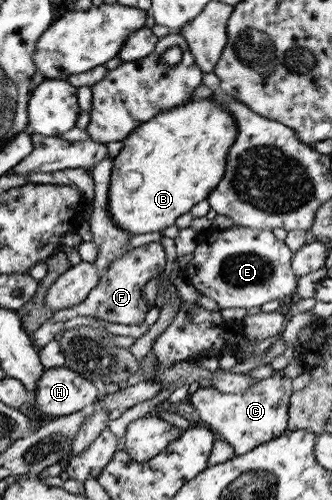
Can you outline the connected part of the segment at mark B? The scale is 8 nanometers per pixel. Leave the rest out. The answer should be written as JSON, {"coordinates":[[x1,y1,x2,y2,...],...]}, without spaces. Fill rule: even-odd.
{"coordinates":[[192,98,186,103,164,112,159,112,151,120,140,124,130,135,122,139,122,148,112,162,110,184,108,184,107,213,111,221,129,234,162,232,175,224,175,218,189,212,194,204,206,200,222,180,226,166,226,156,236,138,236,125,221,104,213,98]]}

